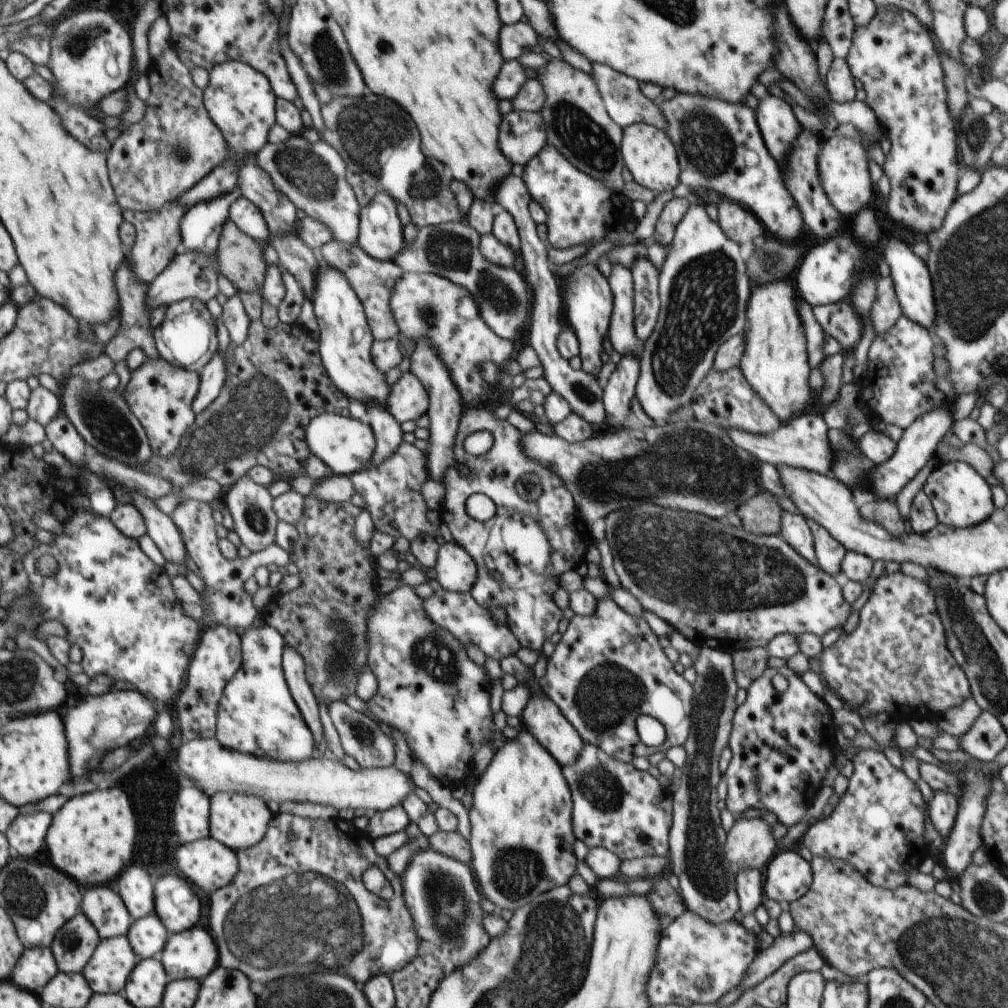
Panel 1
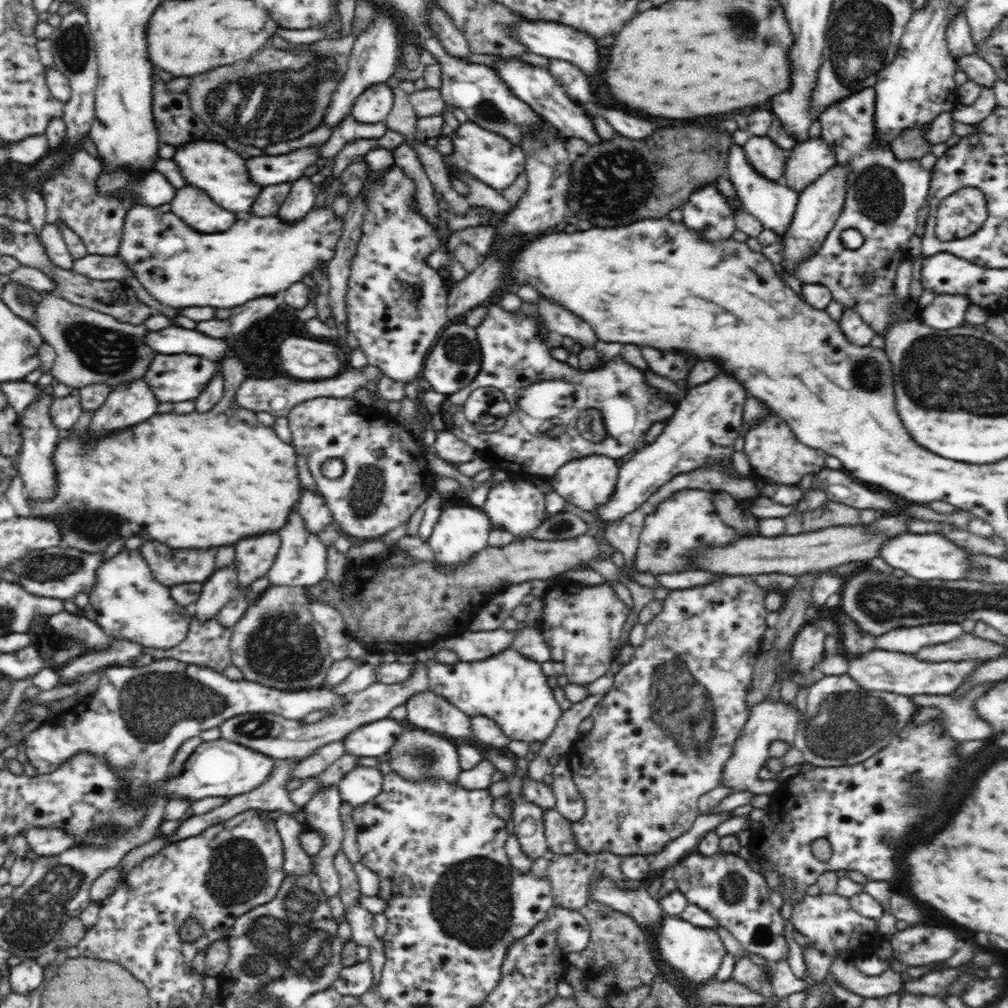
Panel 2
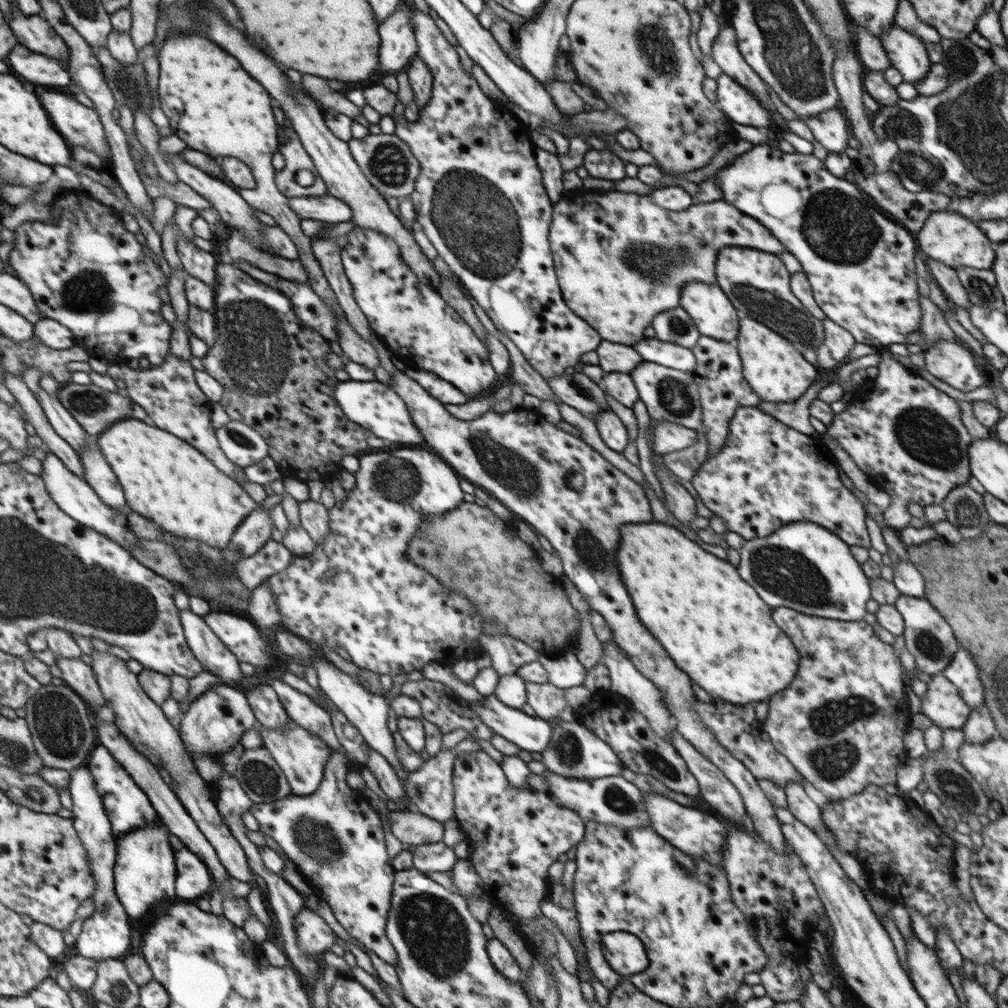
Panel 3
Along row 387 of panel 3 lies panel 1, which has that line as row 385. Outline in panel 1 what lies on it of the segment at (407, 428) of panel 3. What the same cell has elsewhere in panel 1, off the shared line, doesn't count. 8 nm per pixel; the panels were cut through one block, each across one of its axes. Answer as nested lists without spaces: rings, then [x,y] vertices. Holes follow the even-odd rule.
[[[321,258],[314,274],[314,294],[312,304],[319,326],[320,356],[323,366],[332,382],[349,400],[360,400],[362,404],[380,404],[386,409],[392,385],[386,381],[386,374],[377,370],[372,360],[372,343],[374,336],[368,326],[364,308],[346,276],[336,268],[328,266]]]

